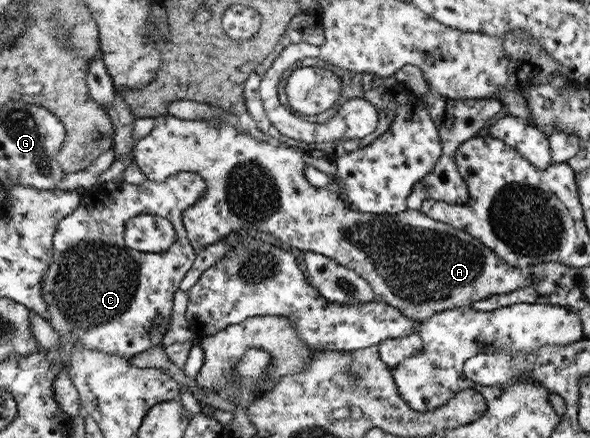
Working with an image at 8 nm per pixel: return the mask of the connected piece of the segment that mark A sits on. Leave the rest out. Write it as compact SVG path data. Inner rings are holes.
M166 114L156 117L154 119L154 126L151 131L149 131L149 134L135 140L133 162L137 164L140 172L149 181L159 182L167 180L169 176L172 176L177 172L193 172L203 179L205 182L203 196L197 199L197 201L189 206L189 208L184 209L183 212L184 229L187 231L189 245L192 245L194 251L199 251L208 247L208 245L211 245L212 243L219 242L221 238L227 235L227 233L231 233L231 231L239 231L239 229L255 229L255 231L271 234L273 238L277 239L277 241L280 241L287 246L289 245L291 248L324 254L325 257L331 258L332 261L339 263L341 266L356 271L362 278L368 281L370 286L372 286L373 293L376 294L376 301L385 302L387 305L393 306L402 314L405 314L405 317L413 319L413 321L420 324L427 321L434 313L465 307L473 302L484 300L491 296L515 291L516 289L521 289L522 287L529 285L535 280L534 275L529 274L531 268L519 269L505 265L499 257L495 257L495 253L491 253L478 239L471 237L469 234L465 233L465 231L433 221L432 218L426 217L417 209L406 209L404 212L395 215L377 215L371 213L357 213L356 210L347 208L343 205L343 201L337 197L335 192L324 188L313 187L313 185L309 184L307 176L305 176L304 173L304 163L301 162L301 157L296 148L285 145L274 146L265 143L264 141L259 141L257 138L254 138L249 134L244 134L241 130L229 125L228 122L221 118L185 120L184 118L171 117Z

